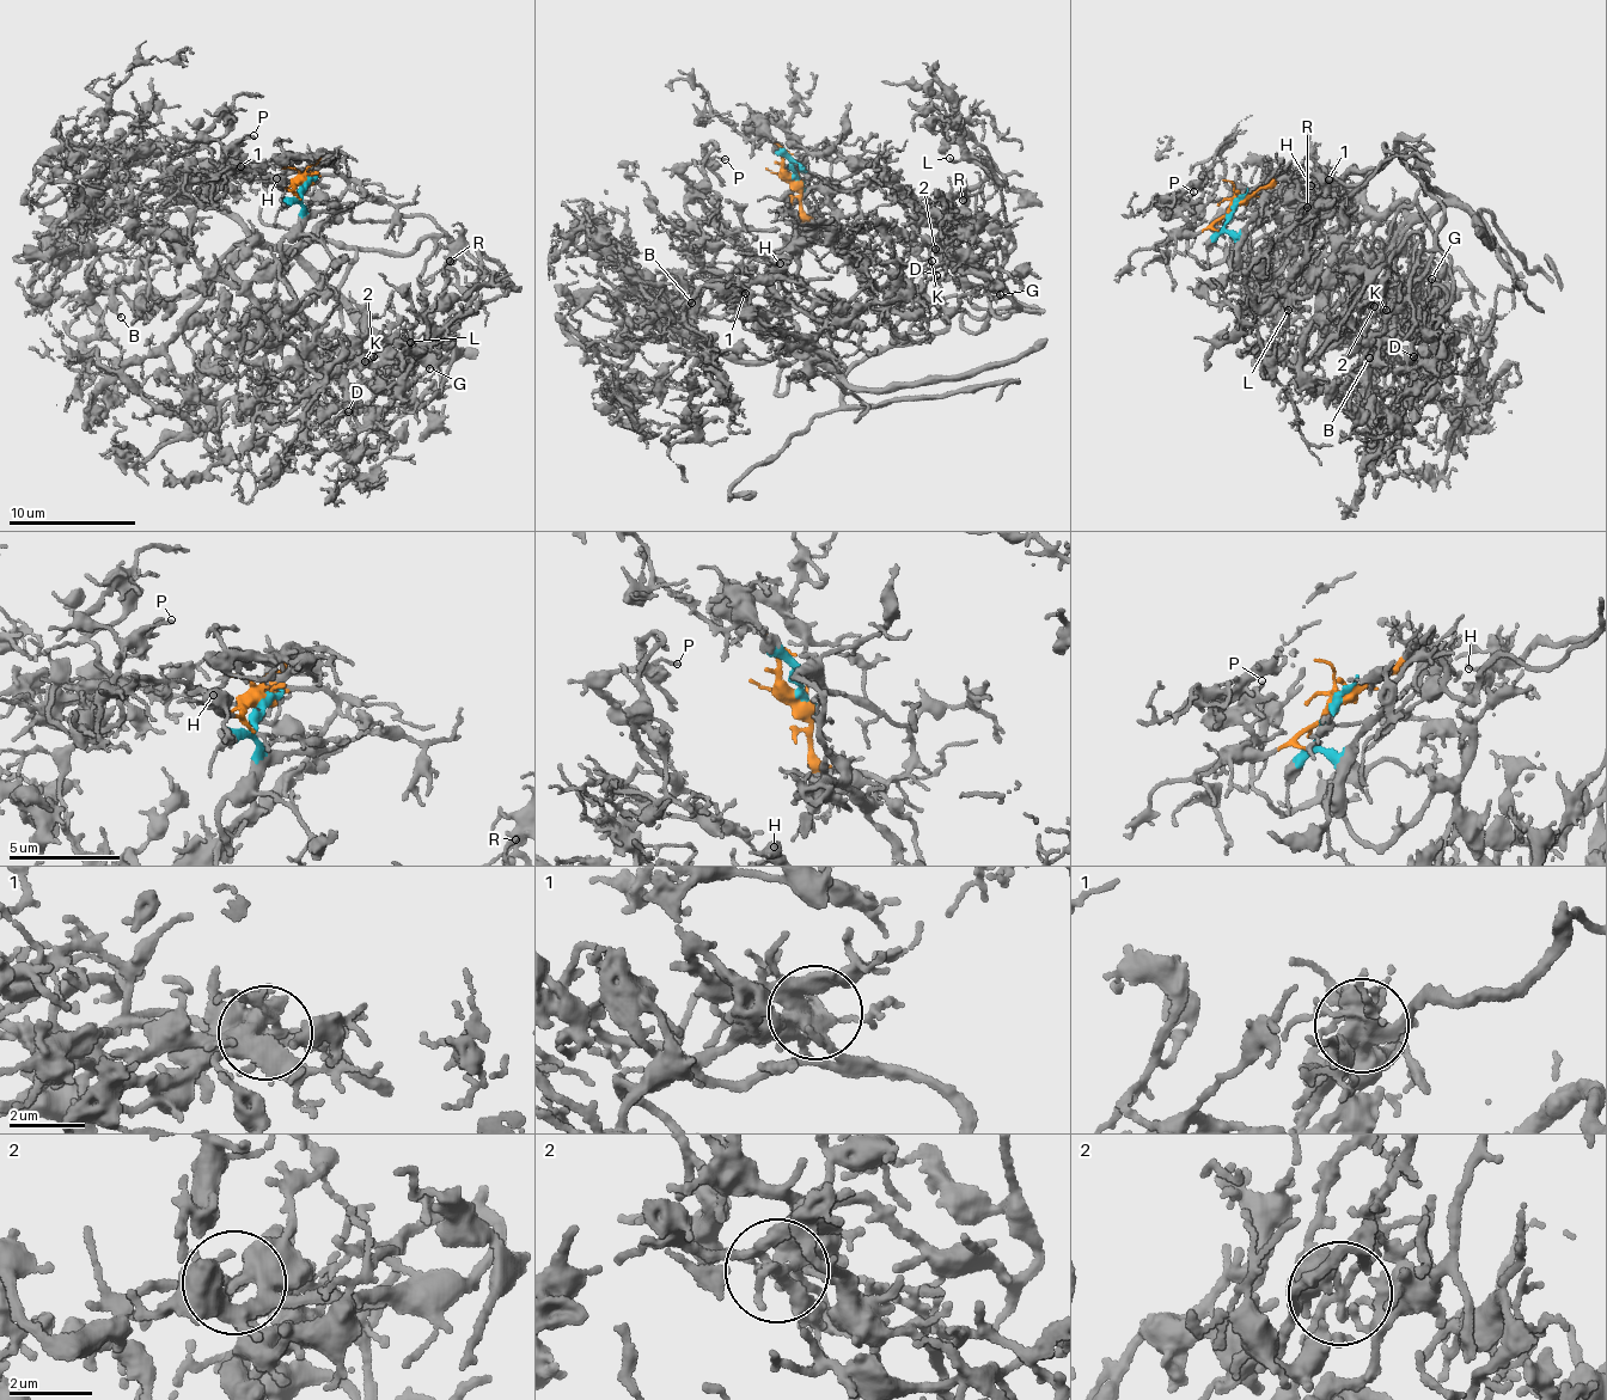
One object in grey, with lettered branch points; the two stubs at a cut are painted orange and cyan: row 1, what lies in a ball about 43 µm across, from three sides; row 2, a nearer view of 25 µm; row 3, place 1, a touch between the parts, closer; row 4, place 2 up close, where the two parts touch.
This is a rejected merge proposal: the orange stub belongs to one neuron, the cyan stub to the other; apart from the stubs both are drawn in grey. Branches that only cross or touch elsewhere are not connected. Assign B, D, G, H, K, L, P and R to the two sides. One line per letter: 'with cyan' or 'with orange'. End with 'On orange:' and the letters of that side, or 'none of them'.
B: with cyan
D: with orange
G: with orange
H: with orange
K: with orange
L: with orange
P: with cyan
R: with orange
On orange: D, G, H, K, L, R

